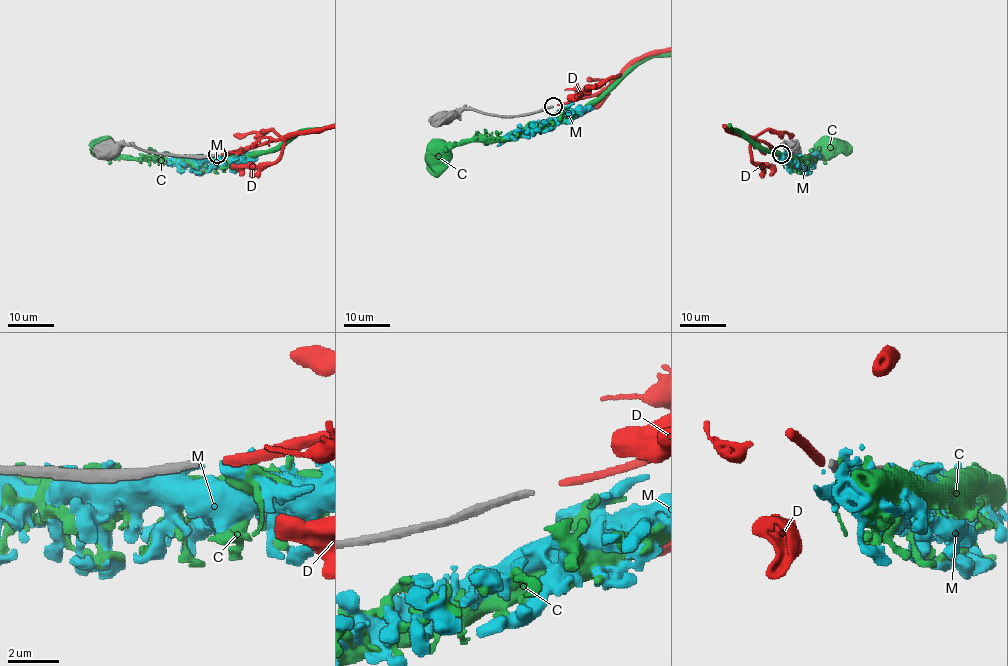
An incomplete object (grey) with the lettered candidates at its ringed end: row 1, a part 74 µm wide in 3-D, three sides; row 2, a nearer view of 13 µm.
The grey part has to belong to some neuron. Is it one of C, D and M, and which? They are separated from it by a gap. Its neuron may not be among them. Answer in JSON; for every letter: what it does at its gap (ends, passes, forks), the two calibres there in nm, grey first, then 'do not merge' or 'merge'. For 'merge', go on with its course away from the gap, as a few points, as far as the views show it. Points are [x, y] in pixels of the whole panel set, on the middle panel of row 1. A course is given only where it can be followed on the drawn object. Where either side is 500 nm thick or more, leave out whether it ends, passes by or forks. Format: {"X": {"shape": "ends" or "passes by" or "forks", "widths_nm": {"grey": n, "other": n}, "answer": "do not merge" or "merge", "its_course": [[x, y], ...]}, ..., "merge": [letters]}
{"C": {"shape": "forks", "widths_nm": {"grey": 260, "other": 260}, "answer": "do not merge"}, "D": {"shape": "ends", "widths_nm": {"grey": 260, "other": 340}, "answer": "merge"}, "M": {"shape": "passes by", "widths_nm": {"grey": 260, "other": 280}, "answer": "do not merge"}, "merge": ["D"]}

